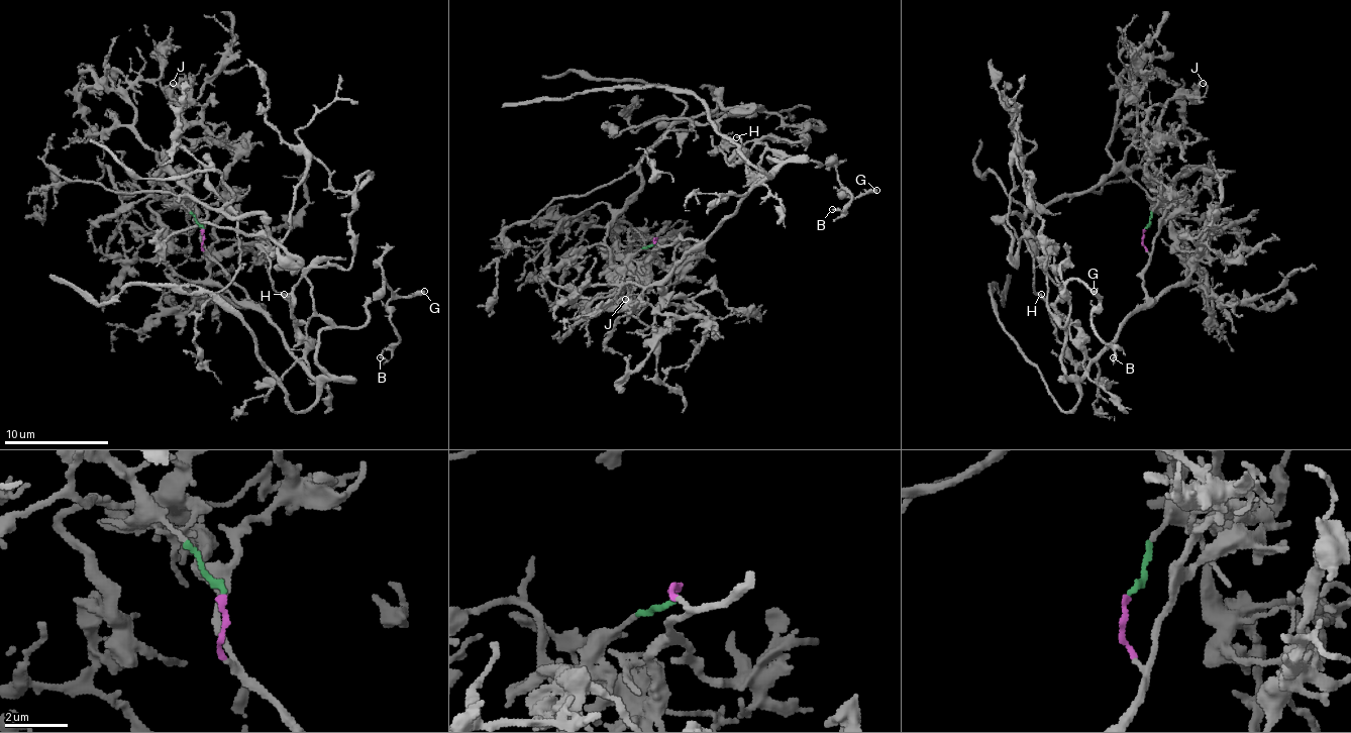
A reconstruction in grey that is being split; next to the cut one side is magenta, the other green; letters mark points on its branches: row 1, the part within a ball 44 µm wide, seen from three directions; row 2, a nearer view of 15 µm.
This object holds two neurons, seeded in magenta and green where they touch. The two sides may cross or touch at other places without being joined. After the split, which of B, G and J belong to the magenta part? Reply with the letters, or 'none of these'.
B, G

